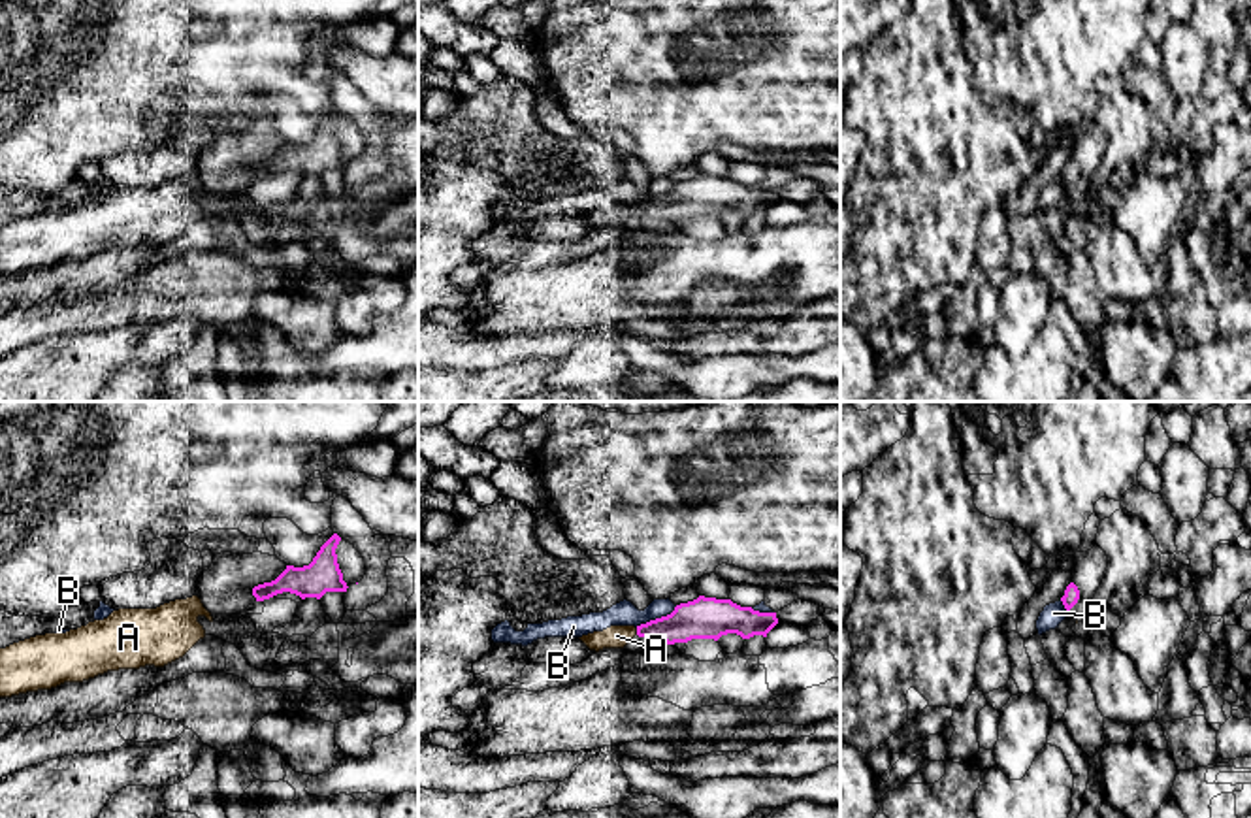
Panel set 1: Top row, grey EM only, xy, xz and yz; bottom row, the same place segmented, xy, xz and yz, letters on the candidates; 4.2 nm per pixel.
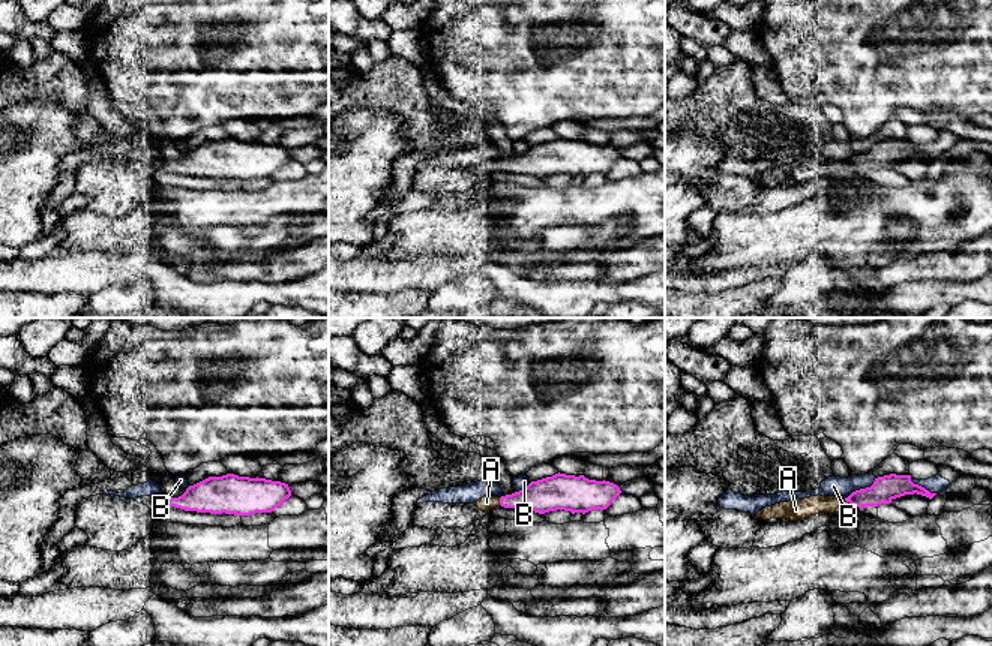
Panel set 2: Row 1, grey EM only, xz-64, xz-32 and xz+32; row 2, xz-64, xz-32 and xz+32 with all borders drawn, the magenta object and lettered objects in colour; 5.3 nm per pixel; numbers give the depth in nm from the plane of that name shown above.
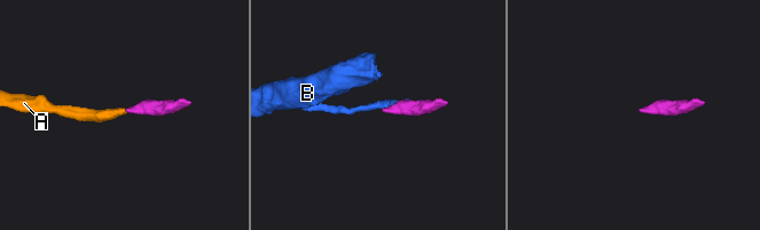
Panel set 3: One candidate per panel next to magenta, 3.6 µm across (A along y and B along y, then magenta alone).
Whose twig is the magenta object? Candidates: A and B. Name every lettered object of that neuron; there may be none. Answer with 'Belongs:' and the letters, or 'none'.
Belongs: A

